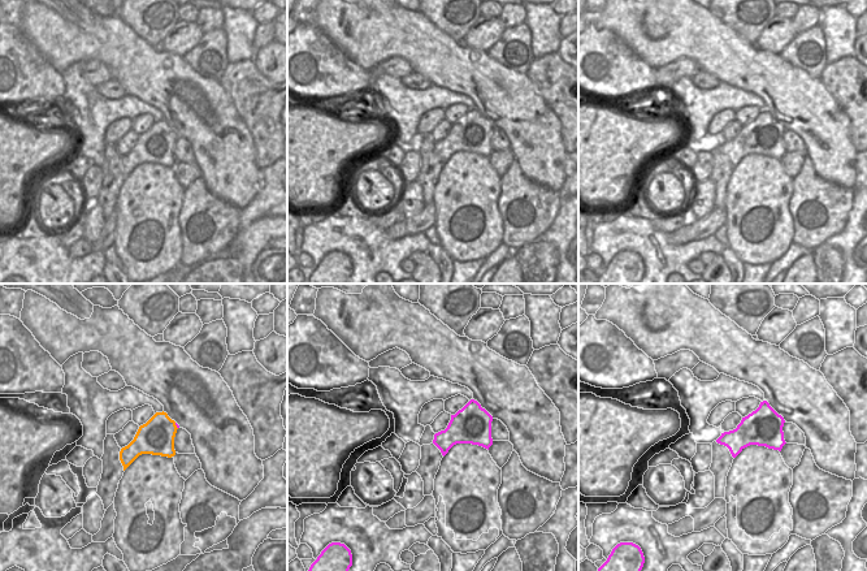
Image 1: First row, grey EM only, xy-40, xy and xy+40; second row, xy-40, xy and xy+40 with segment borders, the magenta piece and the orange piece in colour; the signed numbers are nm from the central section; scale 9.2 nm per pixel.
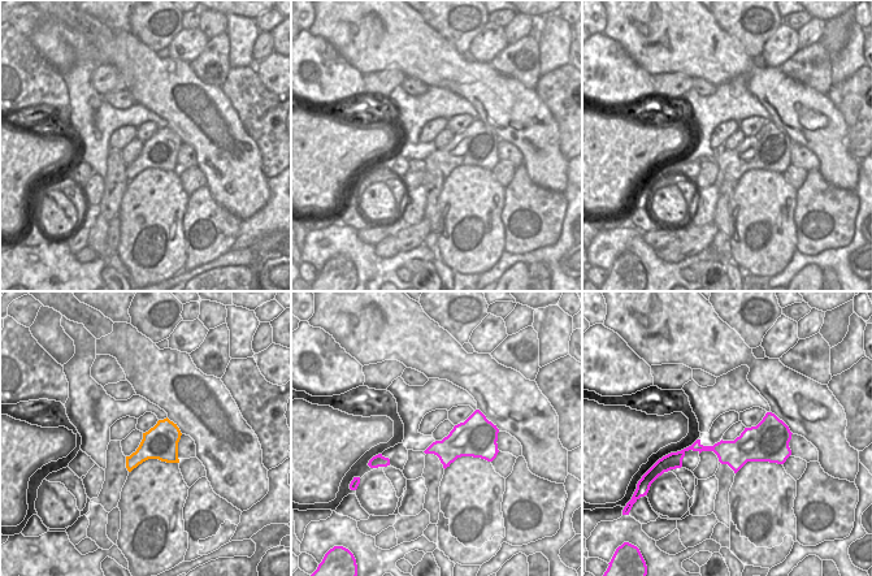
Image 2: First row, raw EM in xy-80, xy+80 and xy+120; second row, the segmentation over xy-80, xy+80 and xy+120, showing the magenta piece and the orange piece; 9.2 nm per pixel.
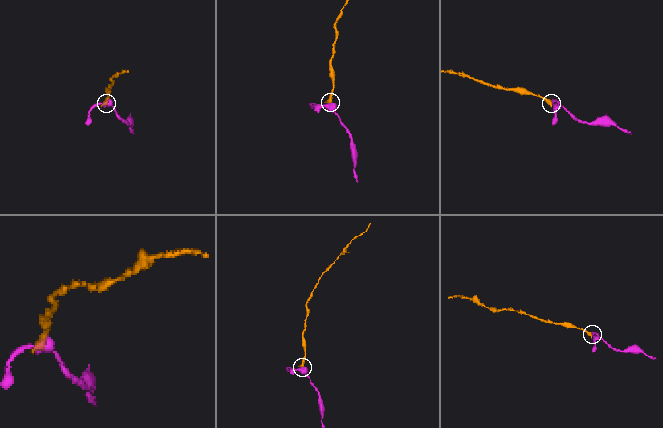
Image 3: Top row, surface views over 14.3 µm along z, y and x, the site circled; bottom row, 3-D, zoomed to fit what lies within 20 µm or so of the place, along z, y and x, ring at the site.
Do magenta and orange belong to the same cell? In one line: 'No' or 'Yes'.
Yes.

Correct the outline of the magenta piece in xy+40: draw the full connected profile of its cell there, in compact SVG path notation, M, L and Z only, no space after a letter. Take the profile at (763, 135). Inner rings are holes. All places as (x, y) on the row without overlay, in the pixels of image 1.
M763 109L755 120L742 126L736 138L721 142L716 151L727 155L733 166L750 153L781 160L786 152L784 131L784 126Z

